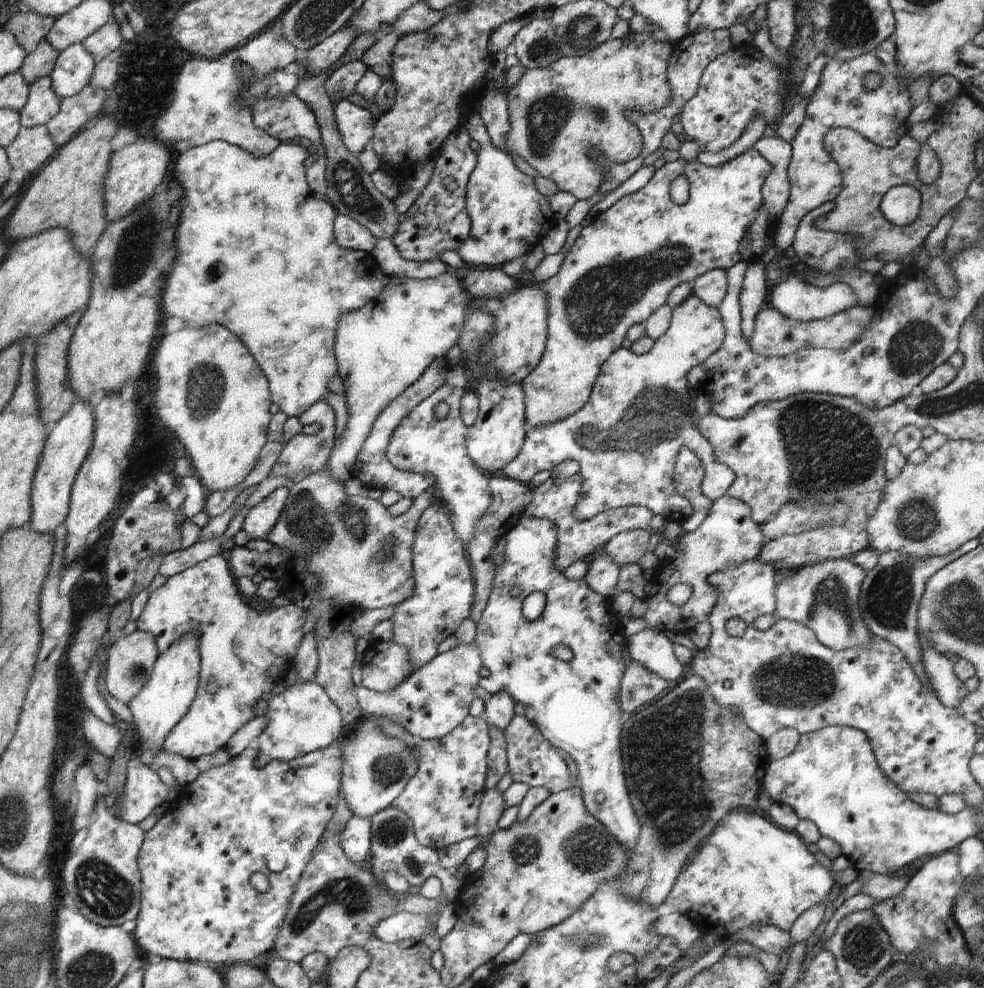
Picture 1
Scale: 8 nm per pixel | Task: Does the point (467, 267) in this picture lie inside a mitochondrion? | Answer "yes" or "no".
no

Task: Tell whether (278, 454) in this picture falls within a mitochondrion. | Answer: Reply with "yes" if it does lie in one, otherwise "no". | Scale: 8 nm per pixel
no

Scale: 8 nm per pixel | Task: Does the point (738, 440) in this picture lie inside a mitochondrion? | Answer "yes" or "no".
yes

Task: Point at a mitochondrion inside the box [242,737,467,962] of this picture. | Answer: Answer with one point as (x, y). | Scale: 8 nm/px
(351, 893)

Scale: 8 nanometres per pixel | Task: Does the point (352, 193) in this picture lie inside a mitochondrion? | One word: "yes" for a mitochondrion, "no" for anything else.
yes

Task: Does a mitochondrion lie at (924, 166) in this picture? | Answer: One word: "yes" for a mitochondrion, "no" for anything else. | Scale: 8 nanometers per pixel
yes

